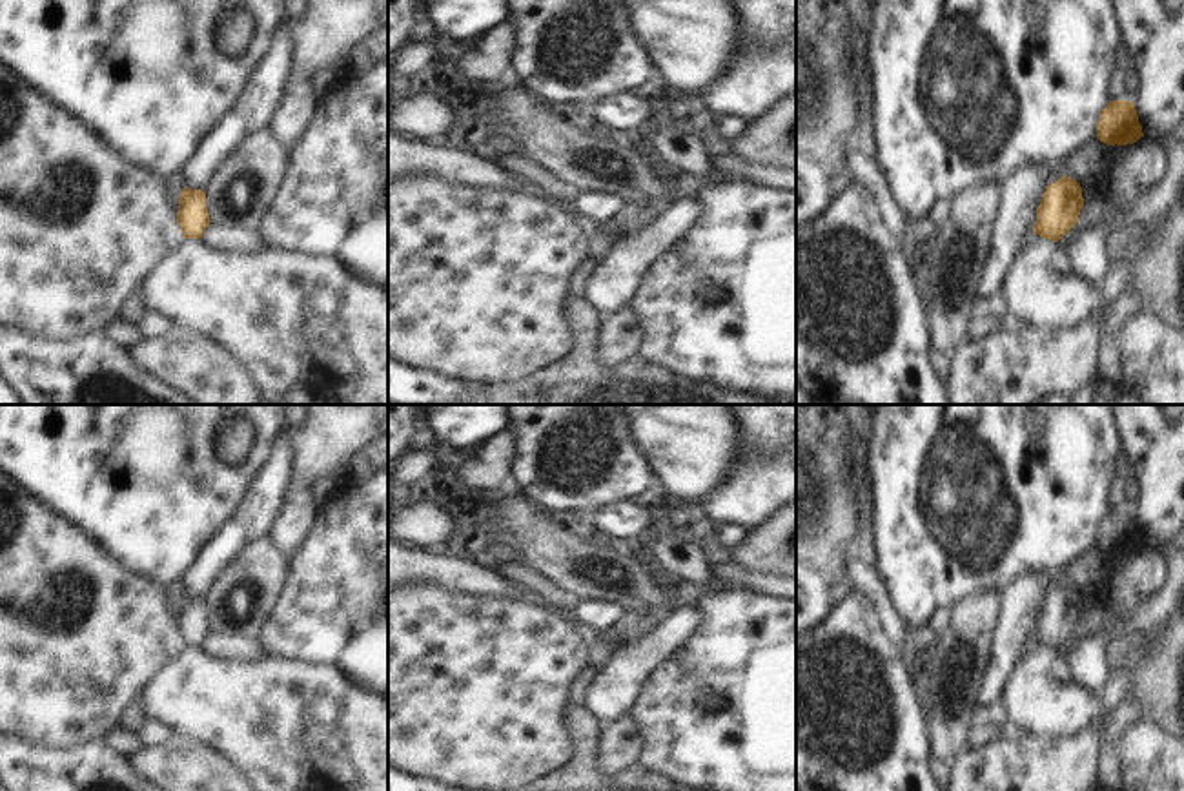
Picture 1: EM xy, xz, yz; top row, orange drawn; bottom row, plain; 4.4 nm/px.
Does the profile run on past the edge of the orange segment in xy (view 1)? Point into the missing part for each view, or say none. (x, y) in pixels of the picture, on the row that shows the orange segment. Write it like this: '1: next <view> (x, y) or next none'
1: next none

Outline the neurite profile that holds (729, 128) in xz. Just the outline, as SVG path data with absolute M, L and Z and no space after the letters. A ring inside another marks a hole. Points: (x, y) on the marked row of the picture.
M723 117L718 118L718 126L716 126L716 142L721 148L729 148L749 126L749 122L741 117Z

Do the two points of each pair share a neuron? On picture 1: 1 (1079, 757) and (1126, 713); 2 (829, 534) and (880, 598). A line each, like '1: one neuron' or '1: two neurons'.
1: two neurons
2: two neurons

